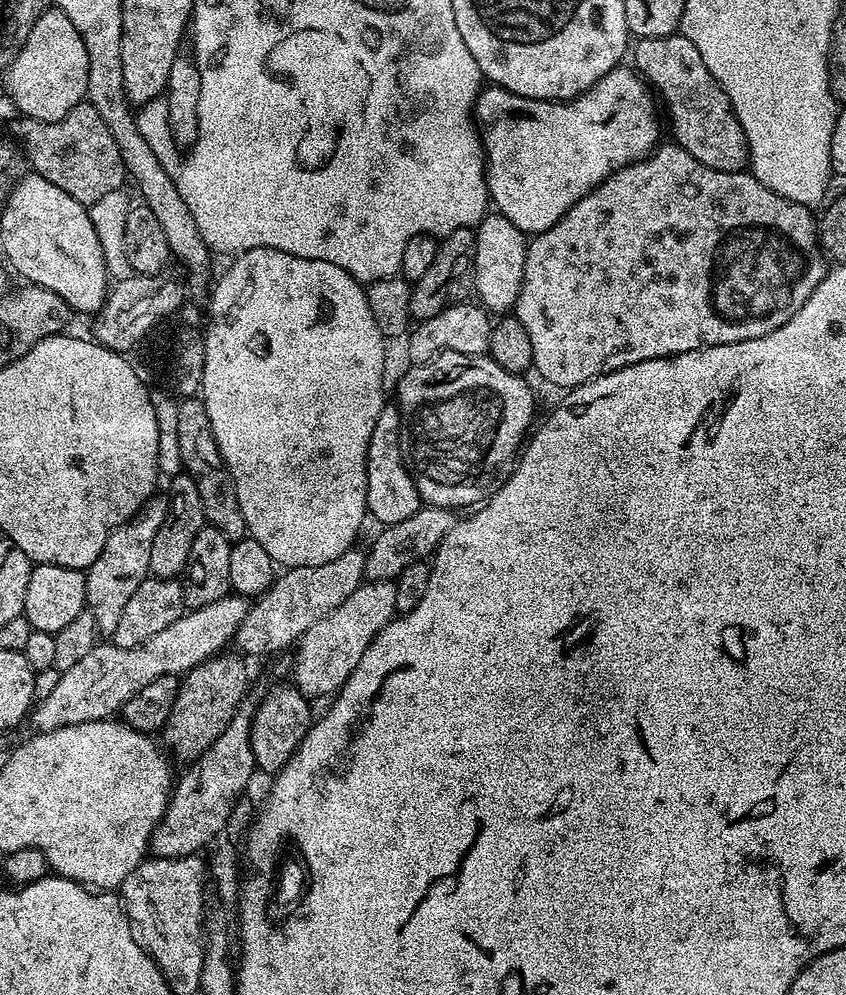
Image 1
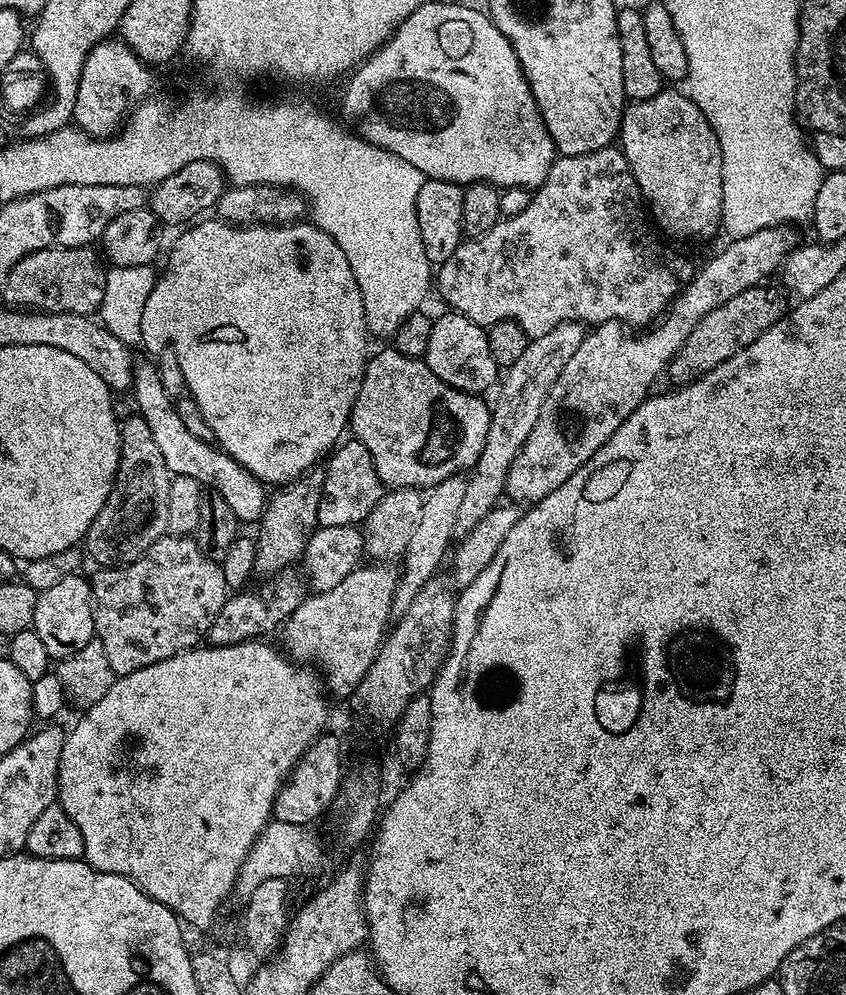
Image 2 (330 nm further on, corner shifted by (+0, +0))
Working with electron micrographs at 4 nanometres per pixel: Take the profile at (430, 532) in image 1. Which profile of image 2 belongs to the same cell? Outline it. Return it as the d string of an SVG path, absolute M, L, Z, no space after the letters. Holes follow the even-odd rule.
M776 224L773 228L729 239L729 244L717 256L710 257L693 271L692 281L684 285L668 311L647 330L637 331L640 332L637 336L619 320L595 325L570 362L566 362L562 374L558 374L558 382L550 386L550 394L546 394L546 402L542 402L542 414L538 414L538 422L534 422L534 430L530 430L530 438L526 438L526 446L522 446L518 458L510 462L504 487L507 499L512 502L541 500L577 472L608 441L610 434L638 410L641 402L648 399L653 391L652 383L680 353L680 347L690 338L690 330L694 330L710 310L722 306L722 302L730 302L730 298L742 294L742 290L763 285L764 279L783 265L786 257L798 247L792 228L795 227Z

